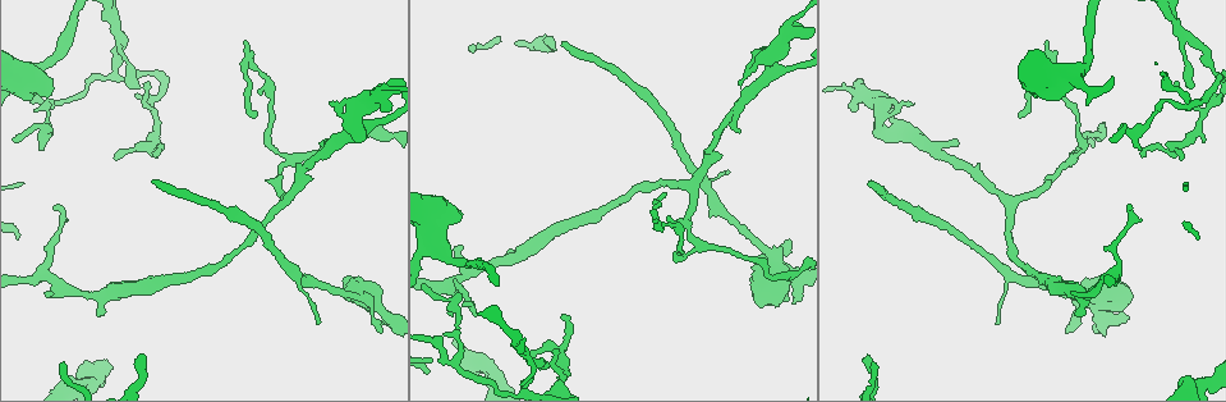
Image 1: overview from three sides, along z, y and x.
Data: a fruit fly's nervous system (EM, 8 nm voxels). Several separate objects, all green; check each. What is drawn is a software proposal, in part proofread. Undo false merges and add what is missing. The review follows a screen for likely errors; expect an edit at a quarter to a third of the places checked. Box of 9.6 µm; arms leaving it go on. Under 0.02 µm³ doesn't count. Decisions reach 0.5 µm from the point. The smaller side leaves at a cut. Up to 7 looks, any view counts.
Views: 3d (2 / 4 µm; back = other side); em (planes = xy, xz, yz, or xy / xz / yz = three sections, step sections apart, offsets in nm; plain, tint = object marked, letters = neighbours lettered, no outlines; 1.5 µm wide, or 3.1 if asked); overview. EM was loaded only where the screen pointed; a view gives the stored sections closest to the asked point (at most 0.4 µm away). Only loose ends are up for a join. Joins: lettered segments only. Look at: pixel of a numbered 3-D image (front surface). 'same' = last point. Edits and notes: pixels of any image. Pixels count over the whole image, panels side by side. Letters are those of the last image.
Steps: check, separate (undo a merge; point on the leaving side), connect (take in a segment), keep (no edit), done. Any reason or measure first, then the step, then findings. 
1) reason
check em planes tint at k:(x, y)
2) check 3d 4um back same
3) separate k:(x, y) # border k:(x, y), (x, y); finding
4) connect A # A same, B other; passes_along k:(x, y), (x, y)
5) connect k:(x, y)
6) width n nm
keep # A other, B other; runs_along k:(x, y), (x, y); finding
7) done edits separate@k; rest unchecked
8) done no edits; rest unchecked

check 3d 2um at 1:(524, 352)

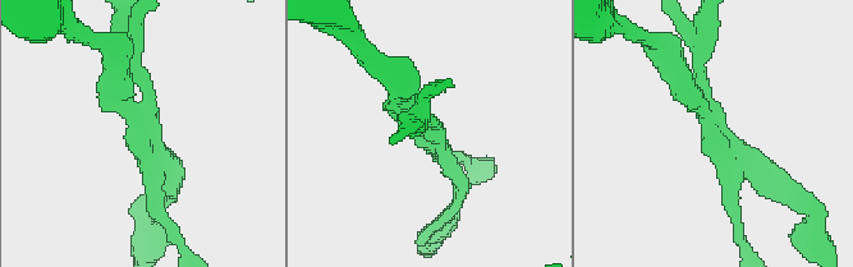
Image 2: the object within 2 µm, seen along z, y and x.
check em yz step 4 tint at 2:(427, 140)

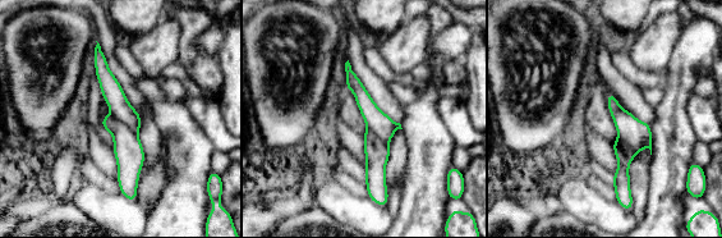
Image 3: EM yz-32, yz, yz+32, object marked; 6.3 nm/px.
check em planes letters same

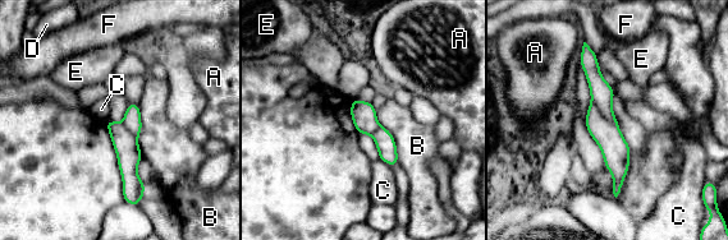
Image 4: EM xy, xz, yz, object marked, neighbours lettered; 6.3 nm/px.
width 80 nm; longest_contact B 380 nm
separate 4:(601, 93) # A other, B other, C other, D other, E other, F other; a second neuron is stuck on

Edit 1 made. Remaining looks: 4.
tapers out
check em planes letters at 1:(465, 302)

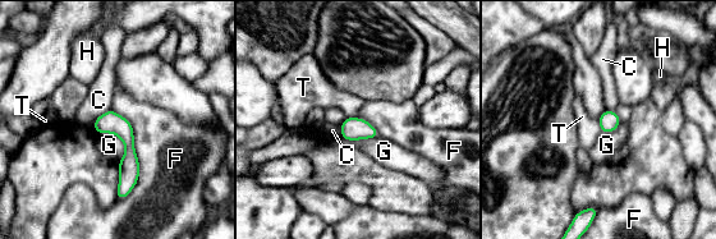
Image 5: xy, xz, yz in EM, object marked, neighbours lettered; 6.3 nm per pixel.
keep # C other, F other, G other, H other, T other; none of them fits

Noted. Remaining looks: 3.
abrupt turn
check em xy step 8 tint at 1:(1052, 59)

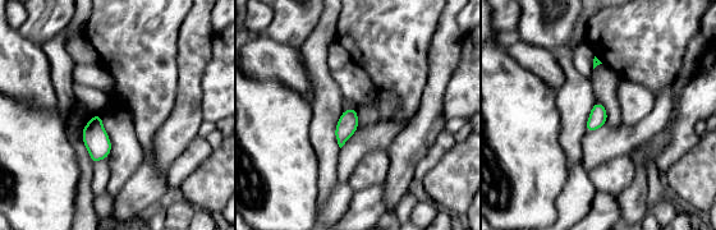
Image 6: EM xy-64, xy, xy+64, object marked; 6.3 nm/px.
another direction
check em planes letters same

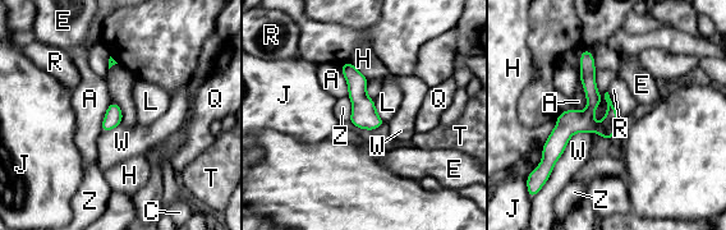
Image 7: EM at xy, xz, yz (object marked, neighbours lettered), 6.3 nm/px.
width 120 nm
keep # A other, C other, E other, H other, J other, L other, Q other, R other, T other, W other, Z other; border 7:(372, 100), (376, 113), (386, 122); one neuron here

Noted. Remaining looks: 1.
done edits separate@4; rest unchecked

